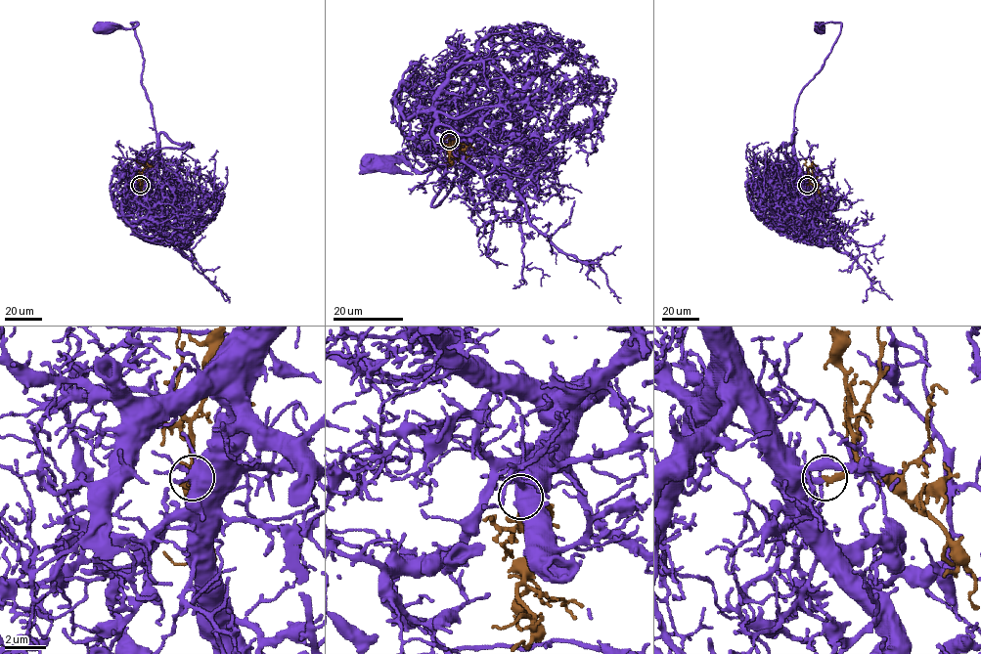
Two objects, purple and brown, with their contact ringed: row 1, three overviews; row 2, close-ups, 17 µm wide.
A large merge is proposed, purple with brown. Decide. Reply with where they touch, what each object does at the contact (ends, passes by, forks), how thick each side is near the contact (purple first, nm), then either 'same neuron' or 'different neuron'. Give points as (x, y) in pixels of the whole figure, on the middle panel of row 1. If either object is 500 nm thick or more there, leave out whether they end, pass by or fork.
at (449, 140); purple passes by; brown ends there; 240 nm thick on the purple side, 320 nm on the other; same neuron

